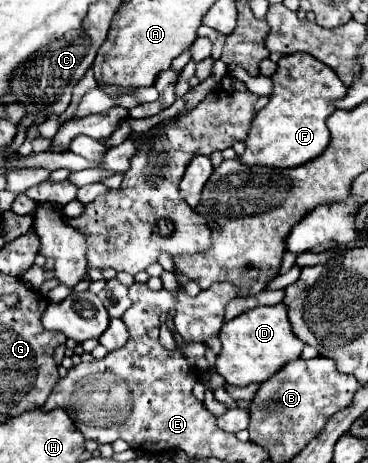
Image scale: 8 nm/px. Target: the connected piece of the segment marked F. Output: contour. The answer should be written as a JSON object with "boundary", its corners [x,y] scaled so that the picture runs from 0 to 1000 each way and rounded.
{"boundary":[[[823,112],[764,121],[736,173],[747,186],[742,203],[731,207],[731,225],[693,246],[666,302],[666,333],[649,346],[660,354],[796,363],[851,346],[894,315],[883,259],[910,238],[905,220],[932,212],[943,190],[894,143]]]}

